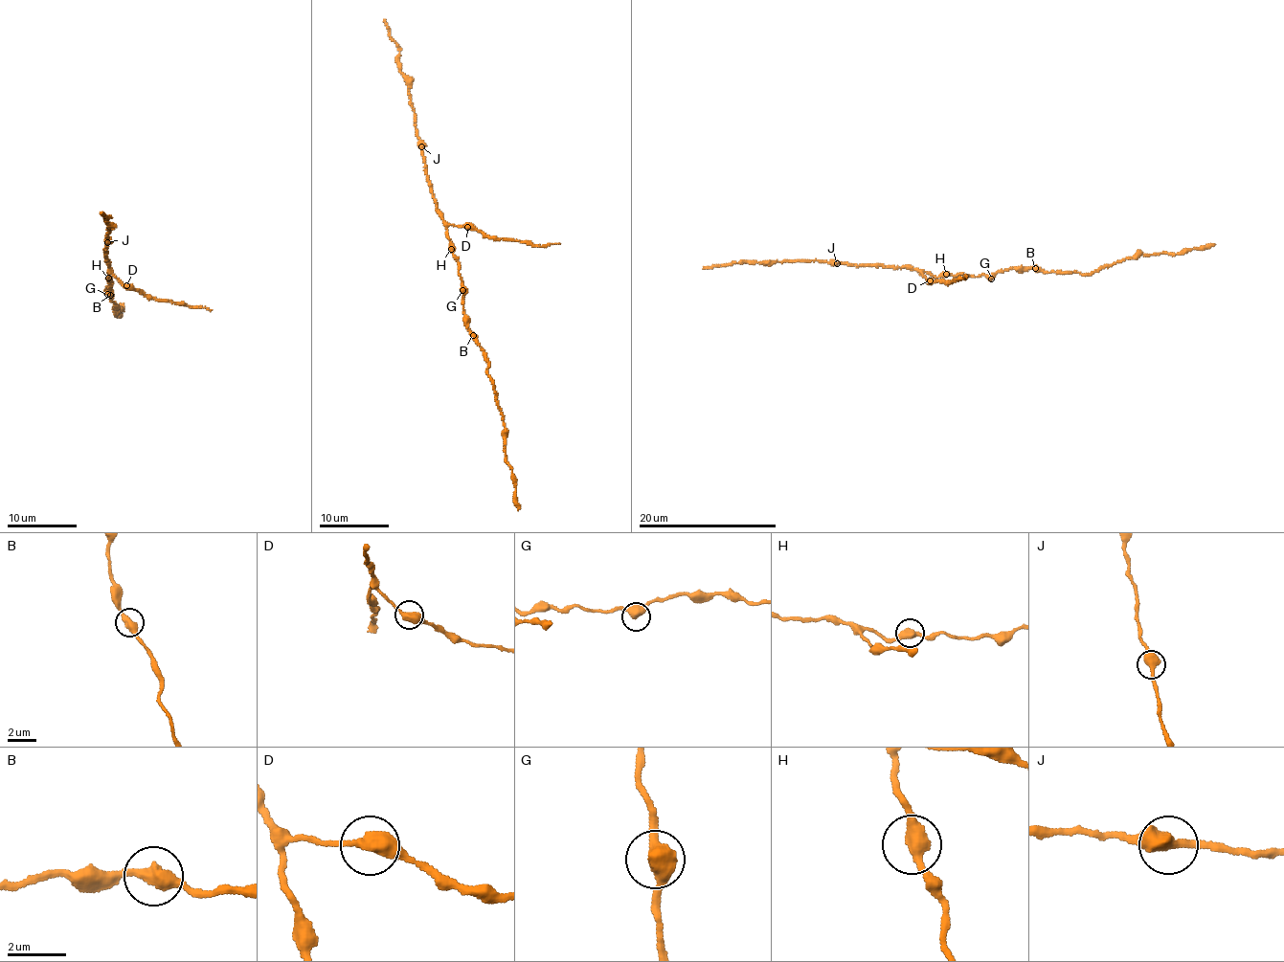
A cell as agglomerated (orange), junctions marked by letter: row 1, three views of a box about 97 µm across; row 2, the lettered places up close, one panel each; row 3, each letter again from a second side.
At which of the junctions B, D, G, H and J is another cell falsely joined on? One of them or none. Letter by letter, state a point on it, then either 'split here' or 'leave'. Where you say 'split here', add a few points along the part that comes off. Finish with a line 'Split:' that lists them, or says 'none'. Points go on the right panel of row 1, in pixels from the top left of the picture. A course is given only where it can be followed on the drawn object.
B: at (1035, 268); leave
D: at (930, 280); leave
G: at (991, 279); leave
H: at (946, 274); leave
J: at (837, 263); leave
Split: none

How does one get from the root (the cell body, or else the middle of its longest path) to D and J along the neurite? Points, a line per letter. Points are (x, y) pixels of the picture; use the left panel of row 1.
D: (111, 283), (108, 280), (111, 279), (107, 277), (110, 271), (126, 285)
J: (111, 283), (108, 280), (111, 279), (107, 277), (110, 270), (105, 255), (107, 242)

